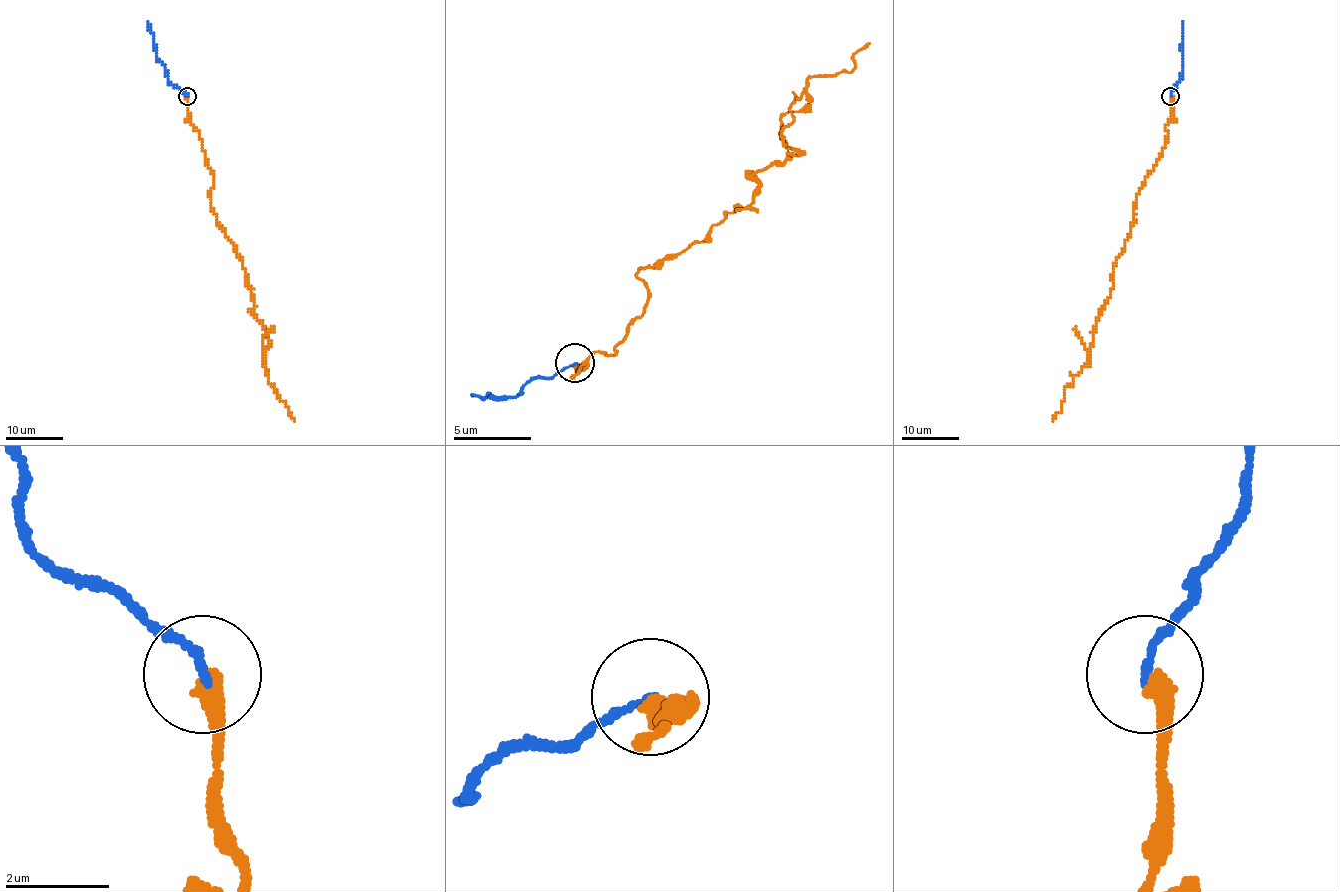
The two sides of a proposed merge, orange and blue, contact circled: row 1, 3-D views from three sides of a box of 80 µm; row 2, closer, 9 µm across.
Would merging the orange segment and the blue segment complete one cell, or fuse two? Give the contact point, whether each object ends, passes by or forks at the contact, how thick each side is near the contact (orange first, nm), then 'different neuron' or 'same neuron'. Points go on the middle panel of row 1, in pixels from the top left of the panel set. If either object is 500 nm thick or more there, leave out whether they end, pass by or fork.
at (575, 363); orange ends there; blue ends there; 400 nm thick on the orange side, 160 nm on the other; same neuron

